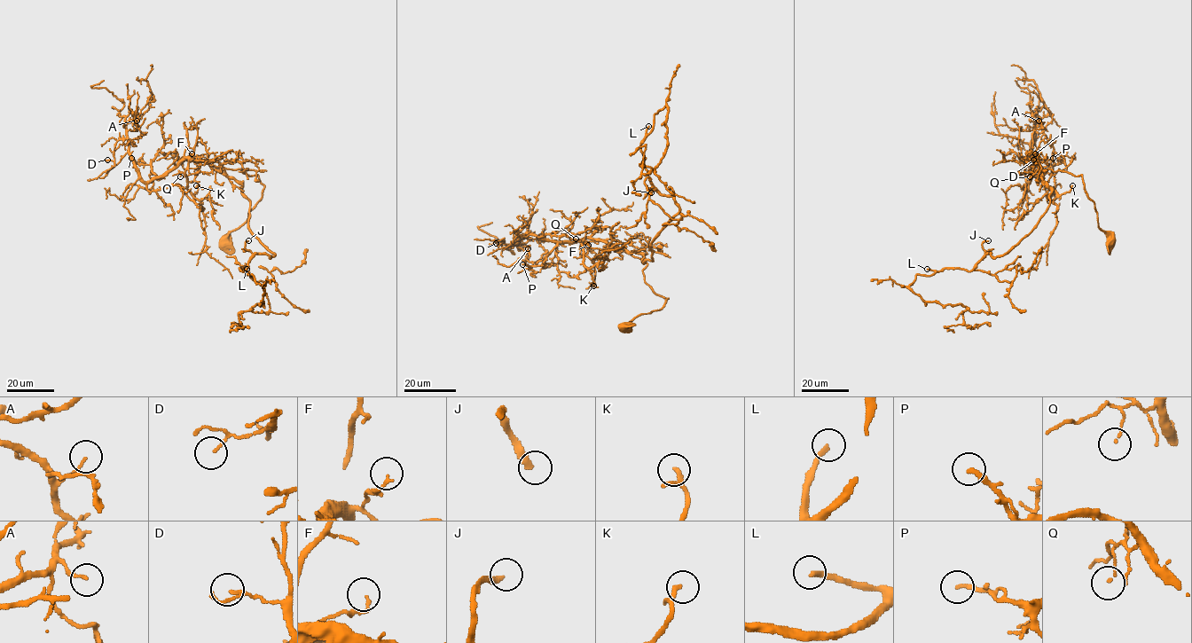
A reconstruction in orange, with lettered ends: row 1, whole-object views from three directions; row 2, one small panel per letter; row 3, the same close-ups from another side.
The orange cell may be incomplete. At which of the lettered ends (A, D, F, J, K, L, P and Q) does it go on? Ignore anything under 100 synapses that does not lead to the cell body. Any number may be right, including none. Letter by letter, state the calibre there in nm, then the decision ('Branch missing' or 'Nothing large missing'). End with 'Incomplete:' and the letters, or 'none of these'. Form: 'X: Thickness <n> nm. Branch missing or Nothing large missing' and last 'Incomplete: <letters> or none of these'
A: Thickness 110 nm. Nothing large missing
D: Thickness 80 nm. Nothing large missing
F: Thickness 120 nm. Nothing large missing
J: Thickness 280 nm. Branch missing
K: Thickness 150 nm. Nothing large missing
L: Thickness 200 nm. Branch missing
P: Thickness 200 nm. Nothing large missing
Q: Thickness 100 nm. Nothing large missing
Incomplete: J, L

